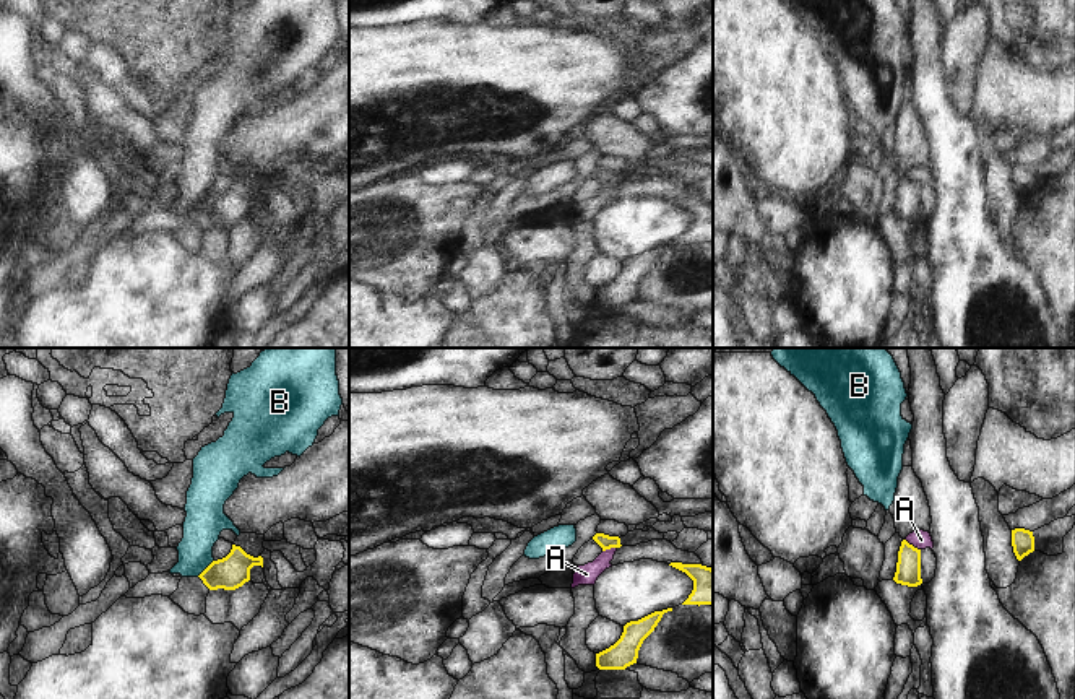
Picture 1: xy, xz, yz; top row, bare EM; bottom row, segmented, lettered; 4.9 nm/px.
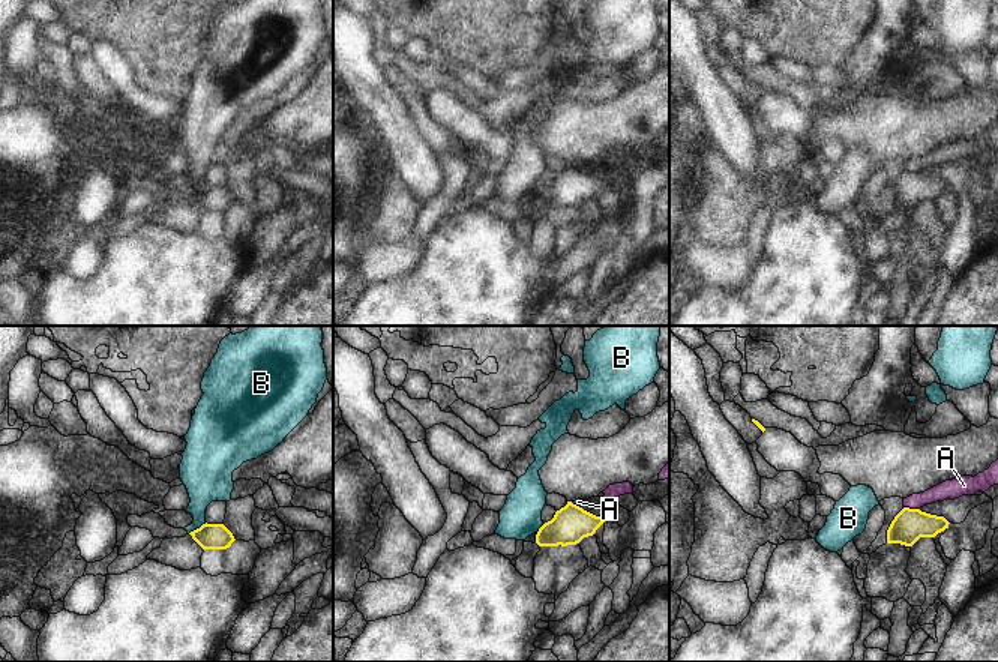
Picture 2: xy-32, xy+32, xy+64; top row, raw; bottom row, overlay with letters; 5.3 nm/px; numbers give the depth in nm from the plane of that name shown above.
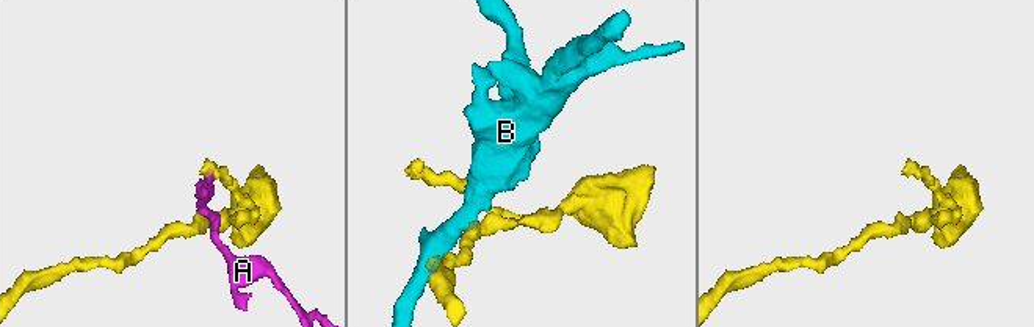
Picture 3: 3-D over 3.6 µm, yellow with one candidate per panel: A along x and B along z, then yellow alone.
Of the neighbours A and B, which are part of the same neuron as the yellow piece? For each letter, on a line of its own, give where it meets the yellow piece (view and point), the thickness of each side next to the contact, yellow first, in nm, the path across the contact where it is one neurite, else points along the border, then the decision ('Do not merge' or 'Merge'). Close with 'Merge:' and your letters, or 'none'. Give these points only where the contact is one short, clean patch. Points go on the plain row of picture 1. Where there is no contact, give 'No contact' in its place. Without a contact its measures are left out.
A: Touches yellow at yz (911, 181). Thickness 130 nm (yellow) against 90 nm. Boundary: yz (905, 174), (919, 186). Do not merge
B: Touches yellow at xy (207, 204). Thickness 160 nm (yellow) against 200 nm. Boundary: xy (213, 195), (197, 212). Do not merge
Merge: none

